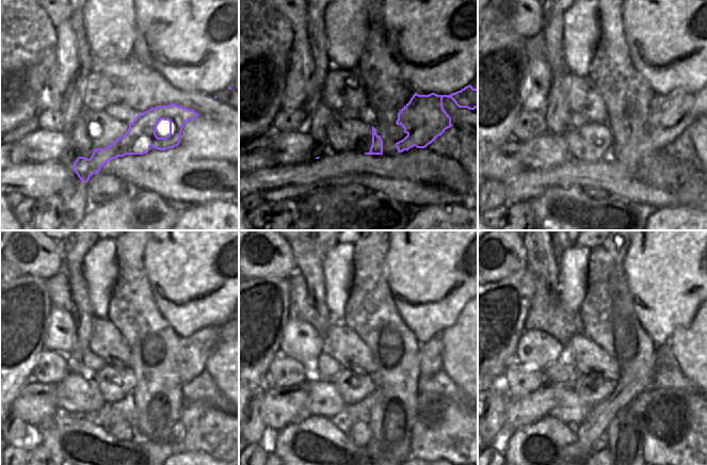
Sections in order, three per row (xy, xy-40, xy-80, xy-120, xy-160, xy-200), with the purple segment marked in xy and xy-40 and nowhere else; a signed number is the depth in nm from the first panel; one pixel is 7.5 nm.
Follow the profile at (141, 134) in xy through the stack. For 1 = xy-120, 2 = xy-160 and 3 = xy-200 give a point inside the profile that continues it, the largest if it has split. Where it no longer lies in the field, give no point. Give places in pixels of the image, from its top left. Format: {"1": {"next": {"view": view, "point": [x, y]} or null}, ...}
{"1": {"next": {"view": "xy-120", "point": [193, 351]}}, "2": {"next": {"view": "xy-160", "point": [431, 352]}}, "3": {"next": {"view": "xy-200", "point": [663, 355]}}}

